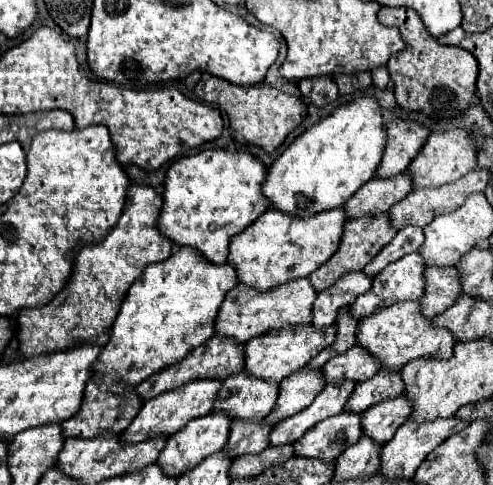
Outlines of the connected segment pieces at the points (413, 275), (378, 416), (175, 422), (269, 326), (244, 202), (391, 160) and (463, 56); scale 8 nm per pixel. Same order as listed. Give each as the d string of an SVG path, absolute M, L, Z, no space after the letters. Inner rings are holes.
M419 252L407 254L397 262L391 262L383 272L373 278L369 292L361 294L353 306L351 314L355 318L365 318L383 306L421 298L425 292L425 260Z
M405 394L381 400L363 412L363 432L367 436L373 436L373 440L385 444L395 436L397 428L411 416L411 412L413 404Z
M201 378L201 380L191 380L187 384L183 384L181 388L163 392L161 396L155 396L153 400L147 400L141 408L141 412L137 414L137 418L131 422L131 426L125 430L123 440L129 444L141 442L141 440L149 440L157 434L163 436L171 436L173 432L181 430L181 426L185 426L189 420L193 420L193 416L205 416L213 410L215 404L215 396L221 390L223 380L213 380L213 378Z
M295 278L267 292L259 292L247 284L237 284L225 296L219 308L219 316L215 320L215 334L233 336L235 340L247 342L249 338L265 334L269 330L279 330L293 324L307 324L313 318L315 298L317 298L317 290L311 286L309 278Z
M205 148L199 154L175 160L165 178L161 232L173 236L179 246L197 248L209 262L227 262L229 240L271 206L261 192L265 178L267 166L247 150Z
M391 120L389 128L389 142L385 146L385 156L377 176L393 176L393 172L403 172L413 162L413 158L423 148L429 128L419 124L417 120Z
M381 6L377 18L381 24L397 28L405 42L405 50L393 54L387 62L393 80L393 92L401 108L421 110L429 118L439 120L453 118L471 104L477 80L477 60L473 60L473 54L465 52L463 48L439 44L437 38L433 38L423 26L419 14L411 8Z

